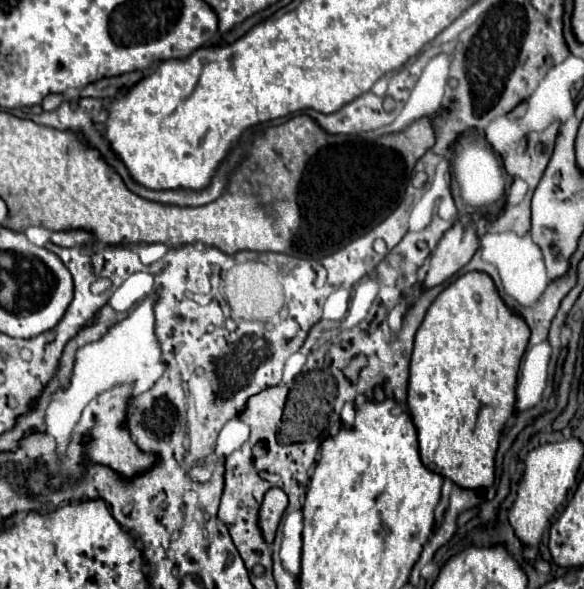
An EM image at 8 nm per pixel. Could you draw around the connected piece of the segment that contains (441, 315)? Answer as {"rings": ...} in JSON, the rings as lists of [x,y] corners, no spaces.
{"rings":[[[469,271],[445,287],[425,313],[415,335],[407,407],[419,435],[419,453],[427,469],[449,477],[459,487],[481,489],[493,483],[495,451],[501,429],[515,405],[517,371],[529,341],[529,327],[499,297],[495,281],[483,271]]]}

